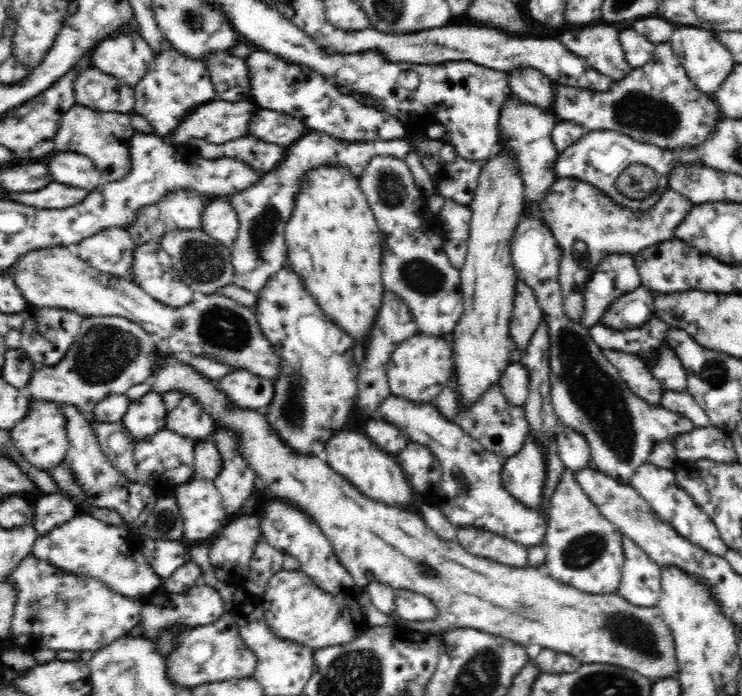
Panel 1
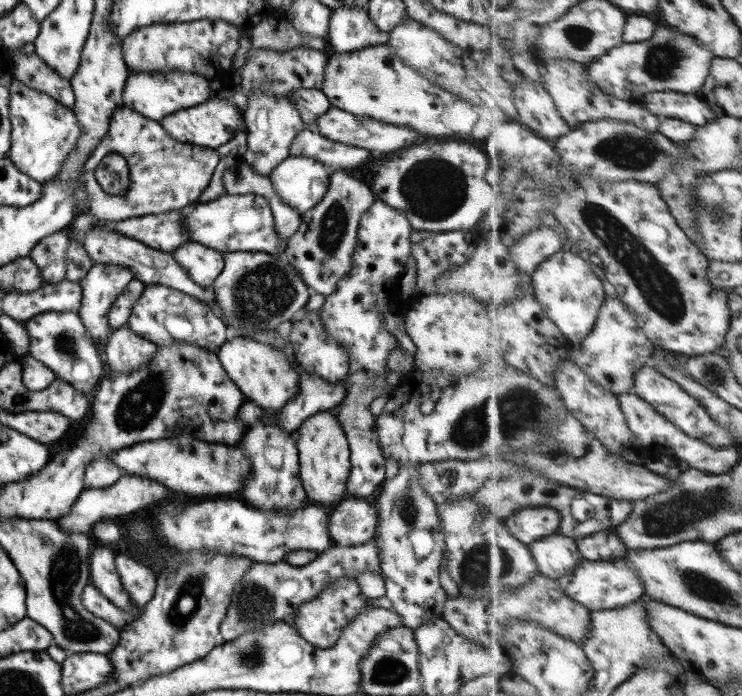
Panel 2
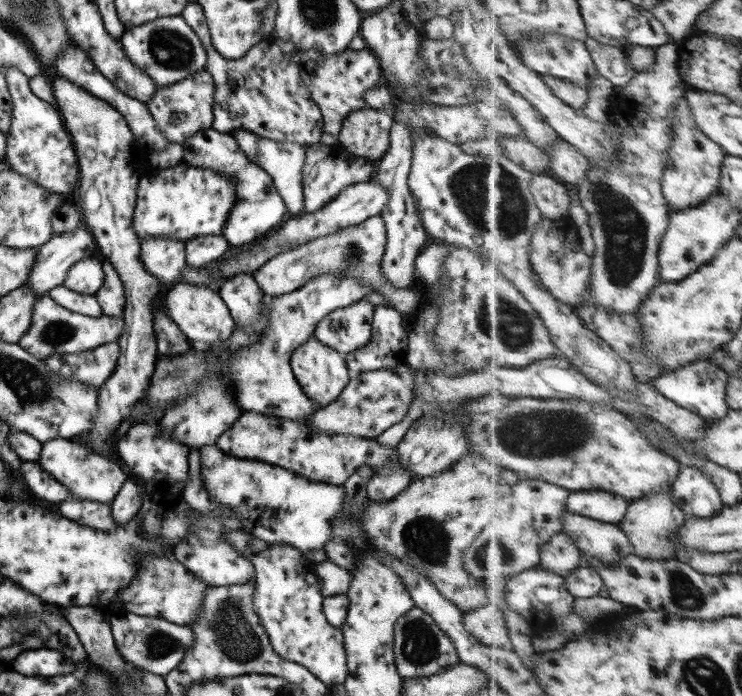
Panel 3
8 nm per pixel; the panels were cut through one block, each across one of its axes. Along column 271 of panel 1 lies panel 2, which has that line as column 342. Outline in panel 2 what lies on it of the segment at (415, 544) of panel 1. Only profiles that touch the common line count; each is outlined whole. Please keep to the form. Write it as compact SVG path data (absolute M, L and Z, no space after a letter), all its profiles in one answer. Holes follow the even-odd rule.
M333 410L318 411L298 427L295 435L299 450L299 475L307 499L312 504L318 502L338 502L346 497L348 475L352 468L349 444L340 421Z

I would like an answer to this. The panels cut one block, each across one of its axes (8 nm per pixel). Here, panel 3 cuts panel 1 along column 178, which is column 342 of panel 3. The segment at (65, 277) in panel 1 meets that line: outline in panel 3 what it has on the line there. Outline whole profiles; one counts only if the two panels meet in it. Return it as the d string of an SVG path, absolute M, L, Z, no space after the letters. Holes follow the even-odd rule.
M364 298L337 308L316 325L314 336L343 356L359 351L370 342L374 307Z

